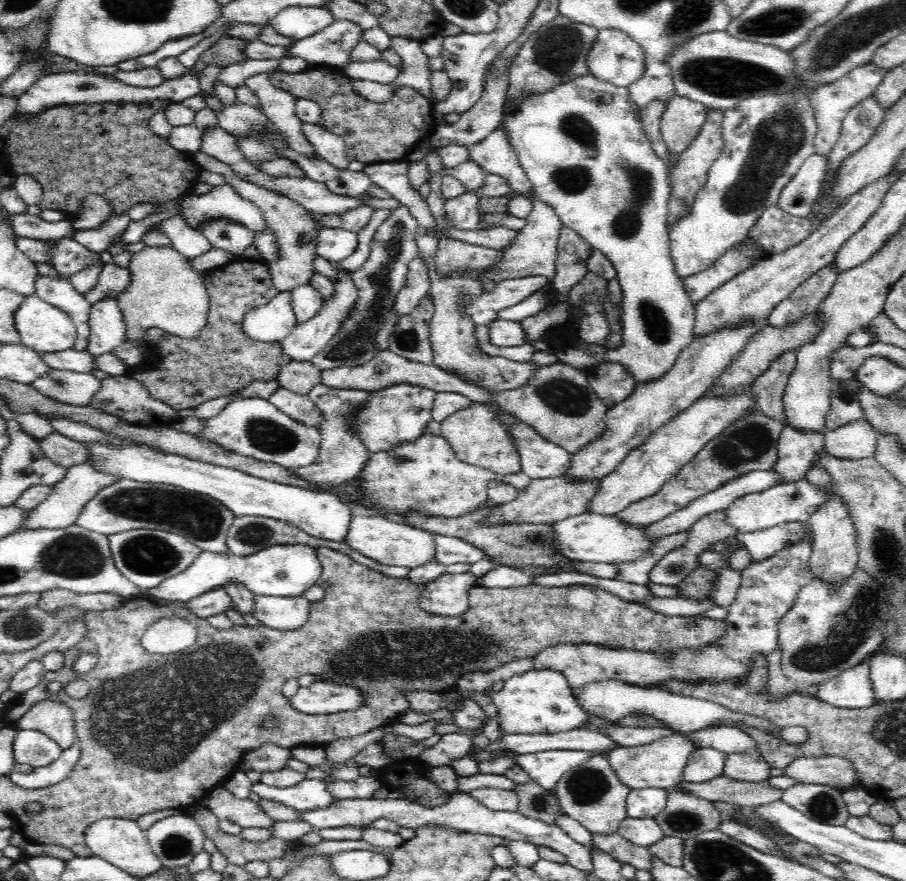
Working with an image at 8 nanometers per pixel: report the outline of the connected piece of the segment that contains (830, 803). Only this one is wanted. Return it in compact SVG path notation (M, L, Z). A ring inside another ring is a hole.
M796 783L783 790L780 800L804 816L832 826L844 825L851 815L842 791L828 785Z

